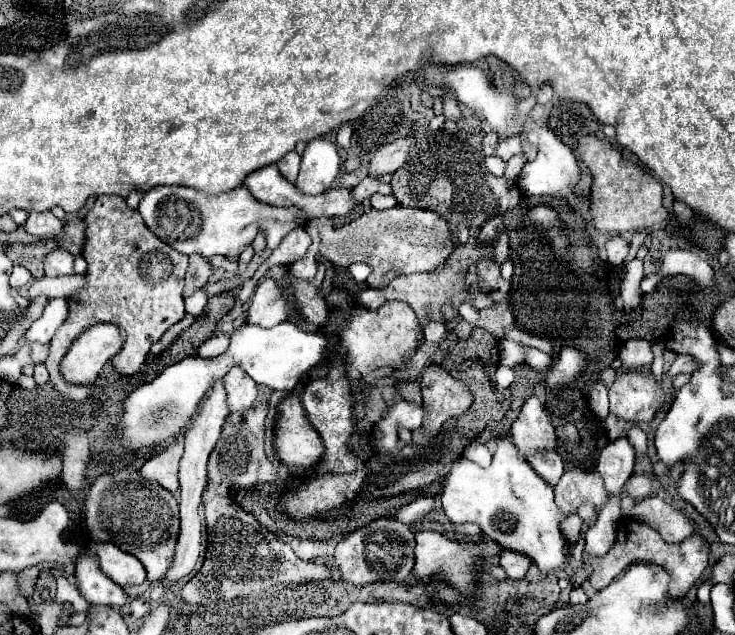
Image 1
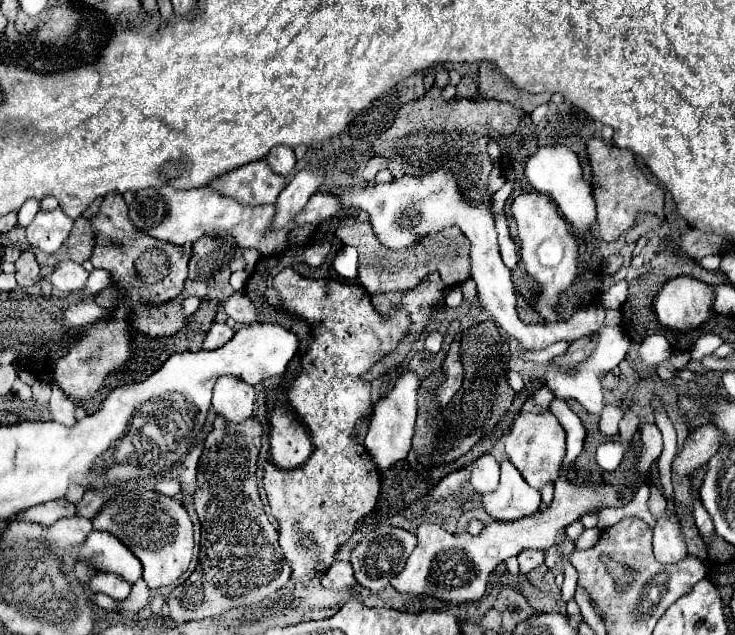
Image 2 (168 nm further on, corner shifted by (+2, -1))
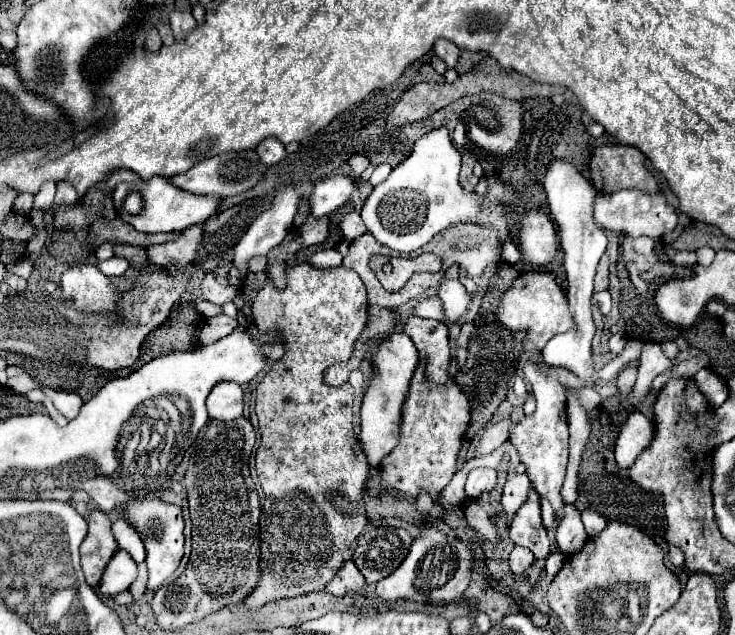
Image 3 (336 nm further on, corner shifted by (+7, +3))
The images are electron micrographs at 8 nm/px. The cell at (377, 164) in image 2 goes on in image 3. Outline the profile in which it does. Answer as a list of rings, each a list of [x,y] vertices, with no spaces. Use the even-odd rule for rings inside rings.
[[[351,155],[349,157],[349,165],[351,165],[353,173],[359,177],[369,167],[369,159],[365,155]]]

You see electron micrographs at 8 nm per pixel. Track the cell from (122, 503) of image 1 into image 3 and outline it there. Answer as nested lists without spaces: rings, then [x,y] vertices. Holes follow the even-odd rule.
[[[157,497],[133,499],[125,505],[123,519],[133,523],[145,541],[145,547],[147,547],[145,563],[149,569],[147,589],[155,591],[175,573],[175,569],[179,567],[179,561],[183,557],[183,513],[181,513],[181,507],[169,505]]]

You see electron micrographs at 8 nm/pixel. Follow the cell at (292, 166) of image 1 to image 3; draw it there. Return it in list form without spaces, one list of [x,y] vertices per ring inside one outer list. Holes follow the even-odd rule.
[[[275,137],[263,139],[263,141],[257,145],[255,151],[257,151],[259,159],[261,159],[265,165],[275,165],[275,163],[279,163],[281,159],[285,159],[285,155],[287,155],[283,143],[277,141]]]

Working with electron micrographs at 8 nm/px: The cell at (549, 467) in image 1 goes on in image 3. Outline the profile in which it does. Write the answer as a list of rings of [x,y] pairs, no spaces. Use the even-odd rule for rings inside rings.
[[[547,499],[541,501],[541,509],[543,509],[543,525],[547,529],[553,529],[557,525],[557,519],[555,519],[555,511],[551,507],[551,503],[547,503]]]

